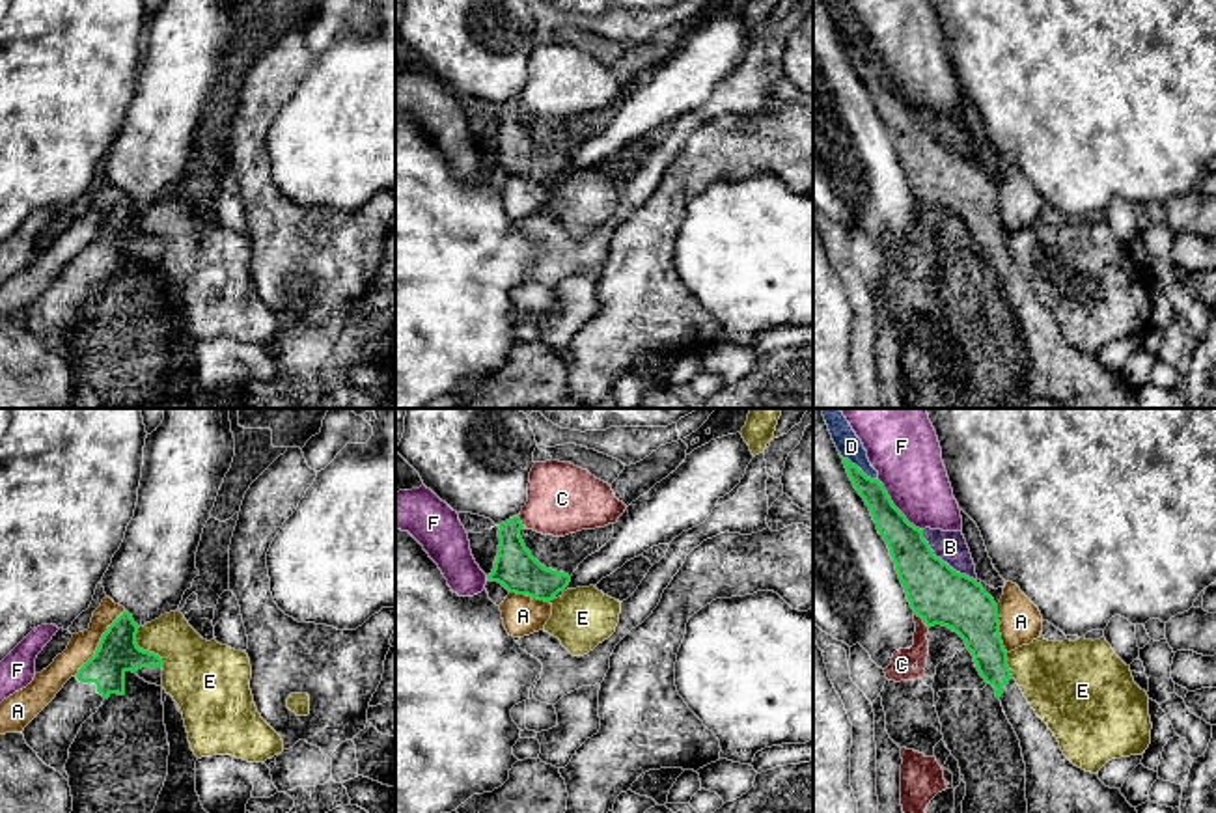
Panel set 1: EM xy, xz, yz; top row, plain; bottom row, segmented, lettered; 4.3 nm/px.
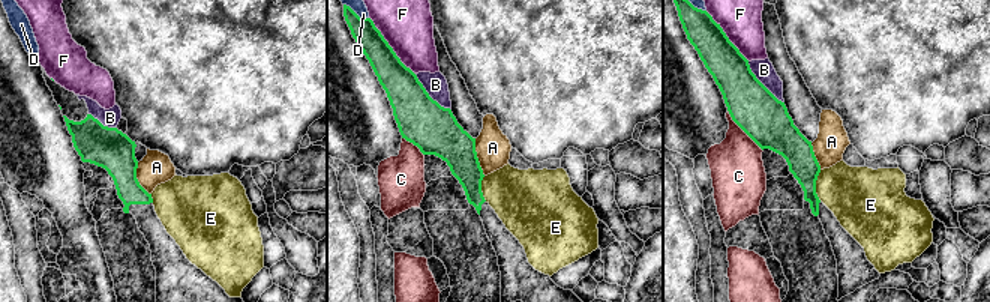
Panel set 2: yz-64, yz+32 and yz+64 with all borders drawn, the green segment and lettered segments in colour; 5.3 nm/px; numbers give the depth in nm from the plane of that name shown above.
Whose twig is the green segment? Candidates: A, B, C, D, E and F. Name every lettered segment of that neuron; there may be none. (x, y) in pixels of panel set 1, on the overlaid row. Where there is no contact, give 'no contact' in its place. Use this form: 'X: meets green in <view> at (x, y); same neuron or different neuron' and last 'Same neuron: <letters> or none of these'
A: meets green in xy at (99, 642); different neuron
B: meets green in yz at (942, 562); different neuron
C: meets green in yz at (922, 618); different neuron
D: meets green in yz at (856, 467); different neuron
E: meets green in xy at (142, 649); different neuron
F: meets green in yz at (896, 508); different neuron
Same neuron: none of these

